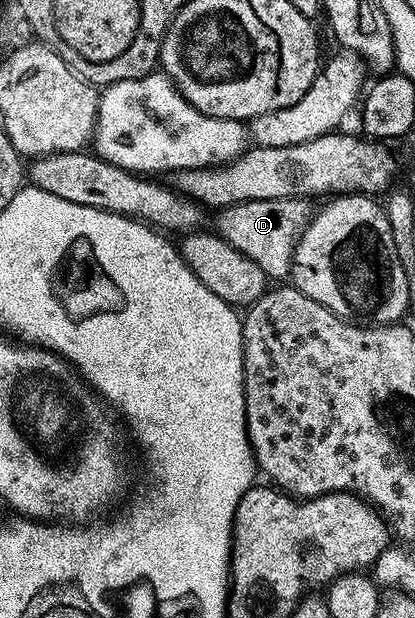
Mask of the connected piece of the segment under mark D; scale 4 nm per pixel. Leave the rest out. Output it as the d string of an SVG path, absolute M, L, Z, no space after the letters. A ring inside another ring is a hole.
M302 196L293 198L273 198L272 200L245 200L218 209L214 227L229 246L241 250L272 281L283 282L291 276L291 266L295 258L295 247L302 238L303 231L313 219L312 201Z

